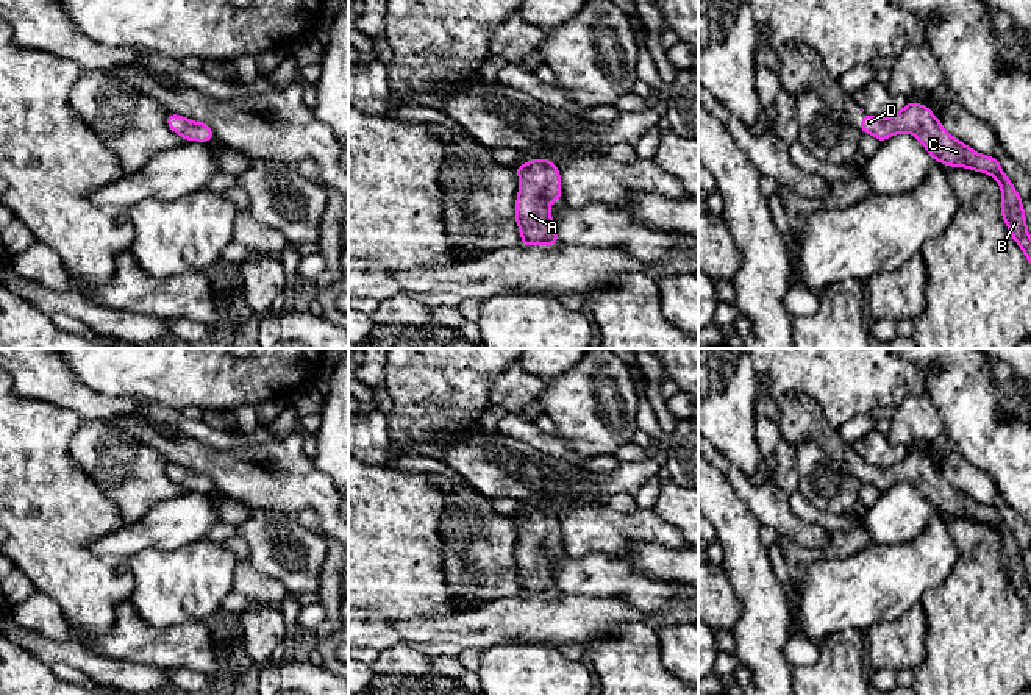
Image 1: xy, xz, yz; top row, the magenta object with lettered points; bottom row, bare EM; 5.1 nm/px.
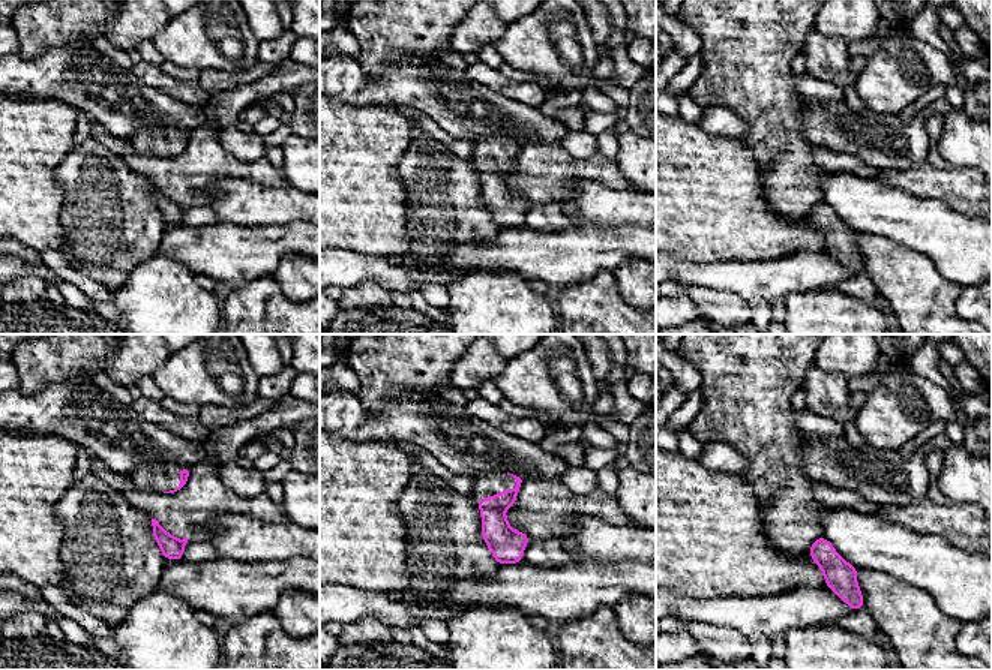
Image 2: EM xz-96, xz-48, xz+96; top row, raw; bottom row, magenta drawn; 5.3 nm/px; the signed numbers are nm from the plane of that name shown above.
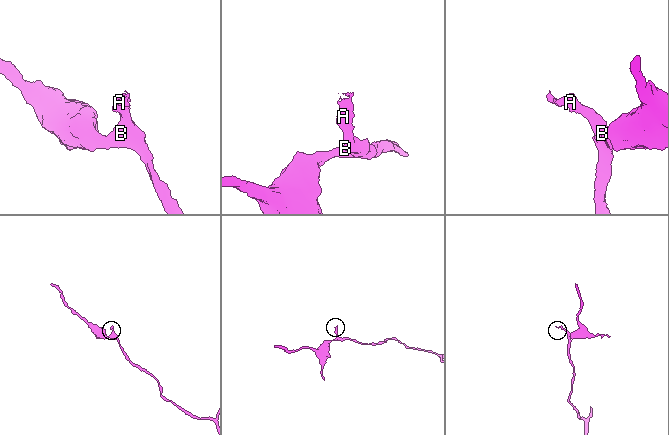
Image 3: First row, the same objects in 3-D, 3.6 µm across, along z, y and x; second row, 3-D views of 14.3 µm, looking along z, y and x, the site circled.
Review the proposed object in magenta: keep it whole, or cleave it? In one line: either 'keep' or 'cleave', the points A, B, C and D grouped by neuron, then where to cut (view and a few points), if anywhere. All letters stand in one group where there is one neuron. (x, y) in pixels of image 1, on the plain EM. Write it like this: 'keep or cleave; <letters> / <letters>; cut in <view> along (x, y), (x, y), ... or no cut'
keep; A B C D; no cut

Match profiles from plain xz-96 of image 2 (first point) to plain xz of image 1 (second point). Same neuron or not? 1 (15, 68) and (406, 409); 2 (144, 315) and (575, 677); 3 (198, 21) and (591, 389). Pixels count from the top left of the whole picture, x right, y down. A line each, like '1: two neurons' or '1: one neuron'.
1: two neurons
2: one neuron
3: one neuron

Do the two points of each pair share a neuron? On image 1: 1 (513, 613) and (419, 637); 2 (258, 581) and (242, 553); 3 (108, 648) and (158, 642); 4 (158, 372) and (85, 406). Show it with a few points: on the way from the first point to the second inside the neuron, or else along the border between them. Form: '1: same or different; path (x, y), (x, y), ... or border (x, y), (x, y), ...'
1: same; path (489, 625), (469, 627), (464, 631), (442, 636)
2: same; path (252, 575), (244, 567), (242, 559)
3: same; path (121, 644), (146, 644)
4: different; border (75, 377), (103, 394), (138, 397), (141, 400)

